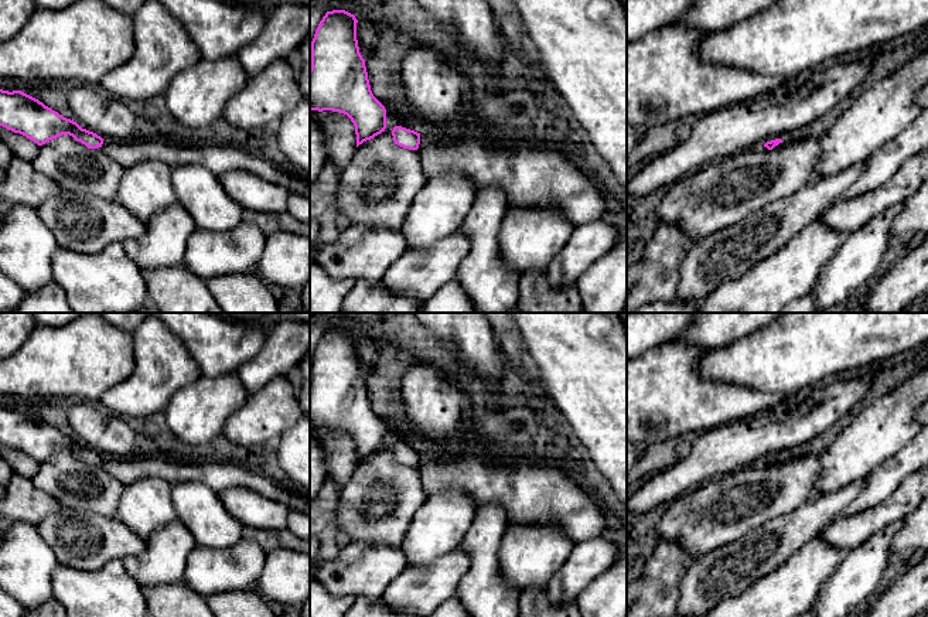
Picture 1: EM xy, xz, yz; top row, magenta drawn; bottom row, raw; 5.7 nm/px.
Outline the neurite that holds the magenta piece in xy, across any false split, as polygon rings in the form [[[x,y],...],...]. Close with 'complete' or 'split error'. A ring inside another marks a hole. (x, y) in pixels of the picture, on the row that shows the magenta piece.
[[[0,89],[0,126],[25,136],[38,146],[62,134],[72,136],[88,149],[103,144],[103,139],[96,133],[82,129],[74,119],[64,117],[21,91]]]; complete

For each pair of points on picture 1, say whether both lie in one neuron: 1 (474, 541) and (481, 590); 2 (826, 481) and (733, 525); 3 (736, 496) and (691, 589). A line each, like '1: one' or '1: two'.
1: one
2: two
3: two

